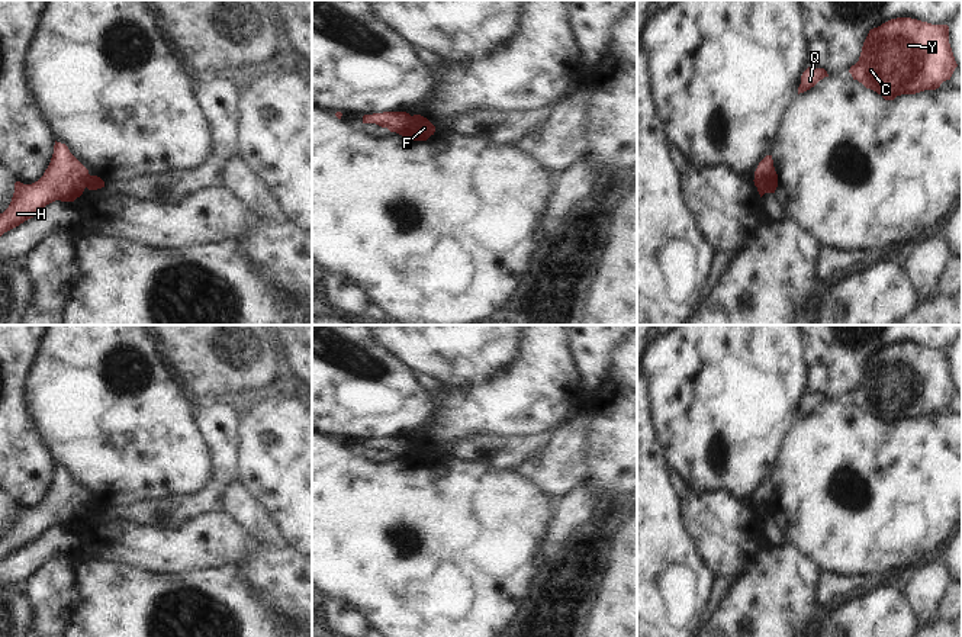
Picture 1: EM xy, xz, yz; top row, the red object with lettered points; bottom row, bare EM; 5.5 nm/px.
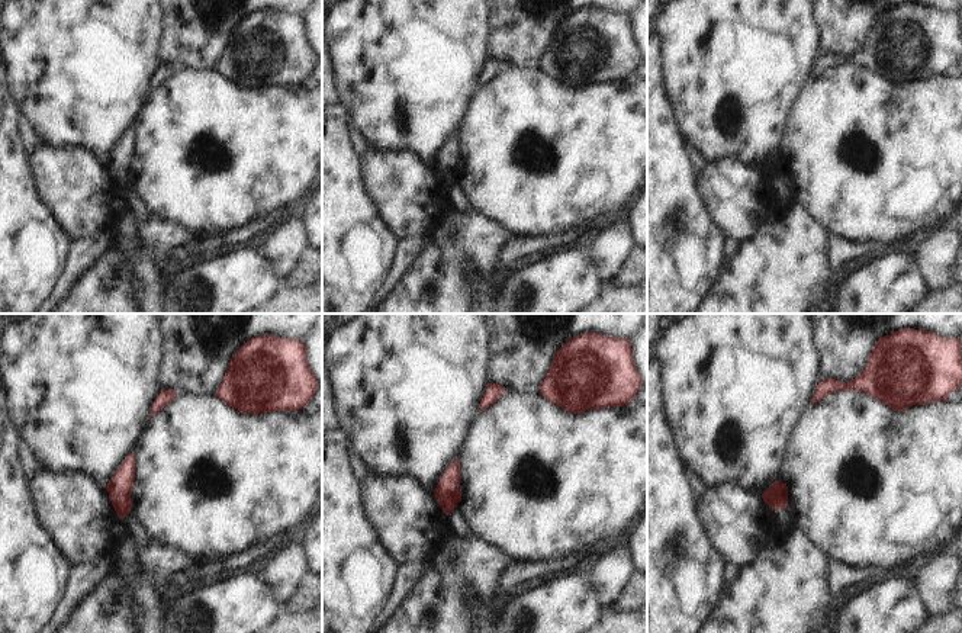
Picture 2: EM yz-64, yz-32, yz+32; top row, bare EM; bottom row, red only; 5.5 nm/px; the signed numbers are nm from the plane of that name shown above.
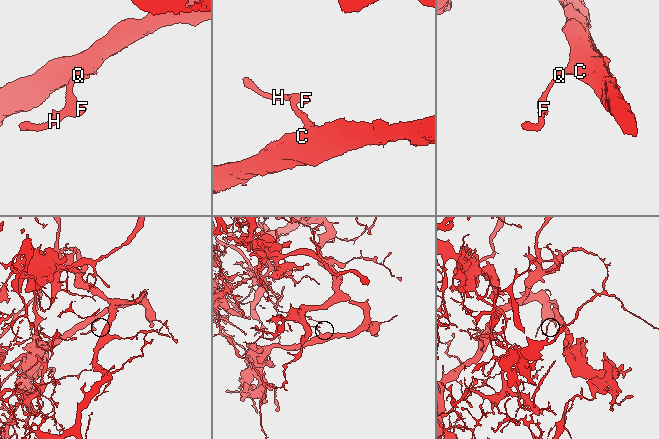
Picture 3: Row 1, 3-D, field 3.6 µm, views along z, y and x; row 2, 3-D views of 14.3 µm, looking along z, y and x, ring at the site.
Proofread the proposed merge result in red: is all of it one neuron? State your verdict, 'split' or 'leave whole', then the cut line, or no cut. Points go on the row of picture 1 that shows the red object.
split; cut in xz along (412, 116), (411, 125), (401, 134)

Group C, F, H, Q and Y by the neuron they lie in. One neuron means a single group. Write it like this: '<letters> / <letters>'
C H Q Y / F

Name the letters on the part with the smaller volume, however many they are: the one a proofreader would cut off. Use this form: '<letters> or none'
F

